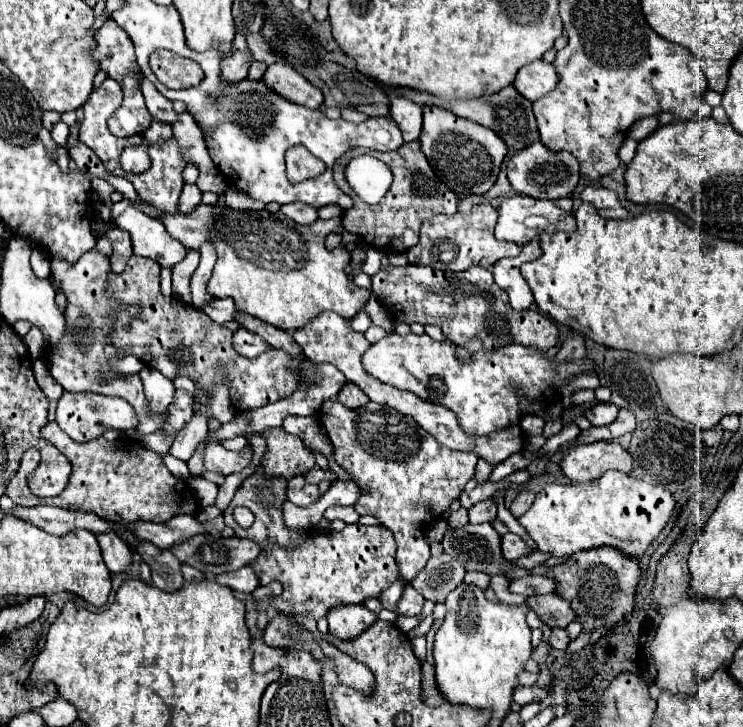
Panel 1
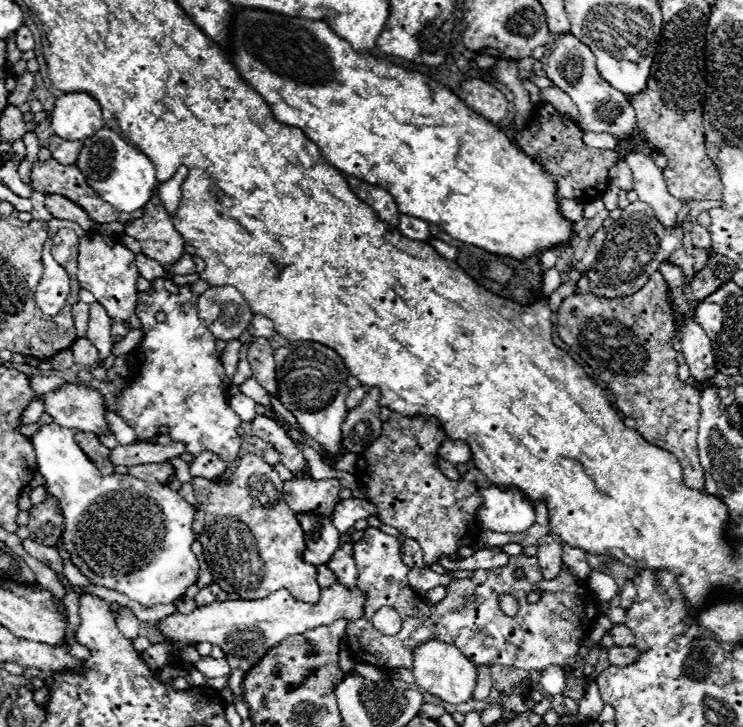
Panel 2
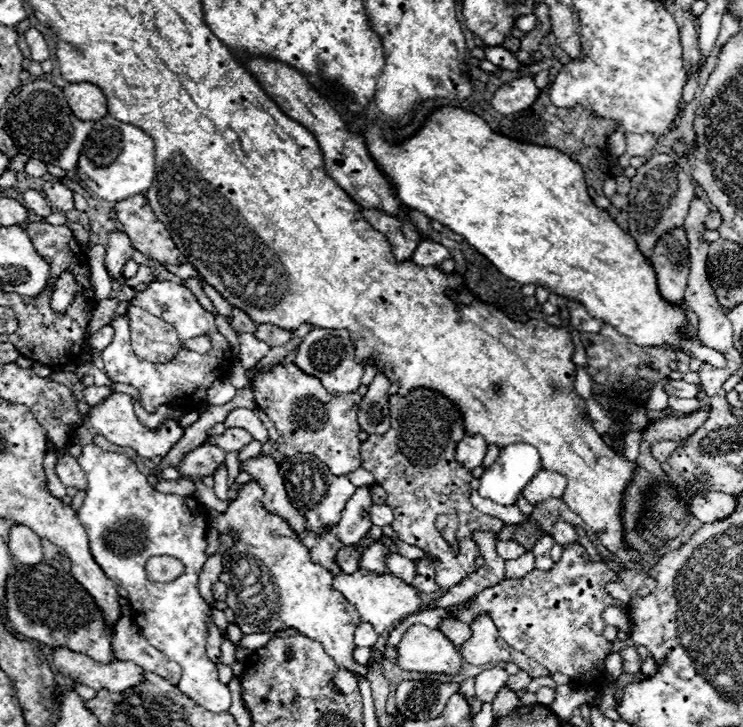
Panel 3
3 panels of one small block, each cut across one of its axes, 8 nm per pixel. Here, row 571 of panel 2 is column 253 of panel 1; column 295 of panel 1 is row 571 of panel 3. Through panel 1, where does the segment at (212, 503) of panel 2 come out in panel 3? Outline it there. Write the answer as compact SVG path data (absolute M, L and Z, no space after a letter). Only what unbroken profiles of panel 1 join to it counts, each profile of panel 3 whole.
M250 480L224 512L206 512L208 526L220 526L226 534L230 530L238 532L234 548L224 554L226 562L220 574L220 580L228 586L226 604L232 608L236 624L242 634L296 628L298 634L320 642L336 664L366 676L368 668L352 658L354 630L360 622L356 608L332 588L334 574L310 560L308 548L298 540L288 522L262 506L262 496L264 490Z

